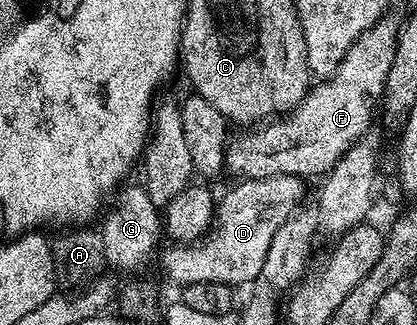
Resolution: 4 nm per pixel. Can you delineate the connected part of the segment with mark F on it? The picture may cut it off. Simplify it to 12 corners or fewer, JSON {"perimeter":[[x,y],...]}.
{"perimeter":[[397,24],[226,147],[237,180],[323,177],[377,118]]}

